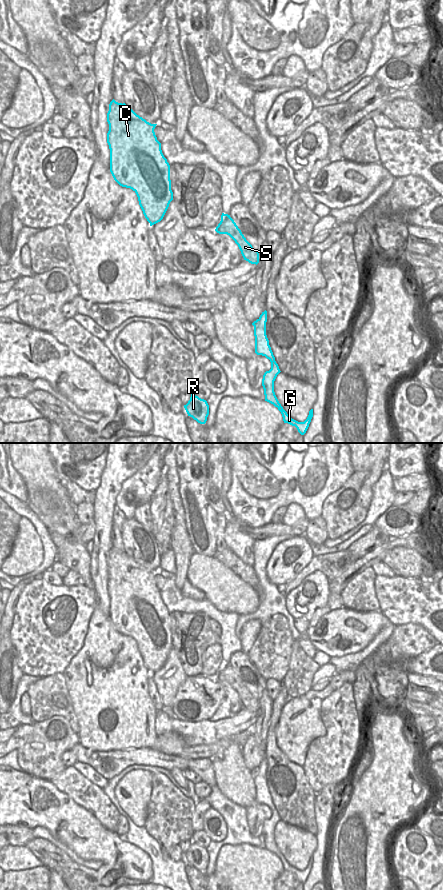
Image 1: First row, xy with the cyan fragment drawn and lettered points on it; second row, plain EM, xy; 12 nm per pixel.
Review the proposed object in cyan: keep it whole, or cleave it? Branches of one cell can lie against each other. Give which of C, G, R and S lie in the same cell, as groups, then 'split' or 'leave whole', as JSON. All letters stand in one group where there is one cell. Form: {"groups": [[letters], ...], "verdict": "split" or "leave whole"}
{"groups": [["C", "R"], ["G", "S"]], "verdict": "split"}

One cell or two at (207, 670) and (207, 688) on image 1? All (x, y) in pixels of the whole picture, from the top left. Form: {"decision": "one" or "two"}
{"decision": "two"}

